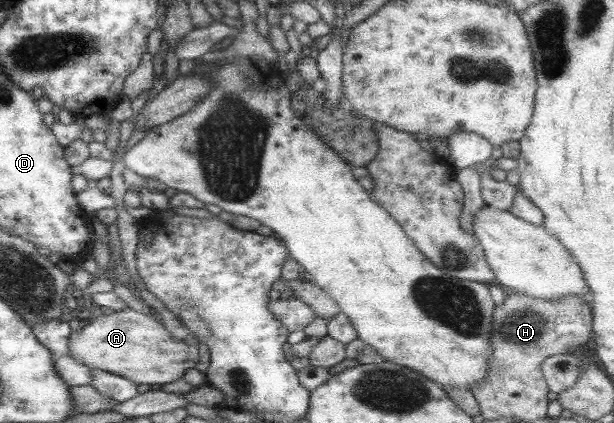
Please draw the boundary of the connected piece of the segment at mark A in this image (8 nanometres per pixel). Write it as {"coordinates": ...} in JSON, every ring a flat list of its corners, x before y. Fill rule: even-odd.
{"coordinates":[[129,308,113,312,108,315,91,316,90,322,83,328,73,326,67,339,68,354,73,360,88,366,90,369,99,369,111,374,126,378,138,384,169,384,182,378,183,374,197,364,199,354,195,345,185,344,183,341,171,337,159,319,153,315,135,312]]}

